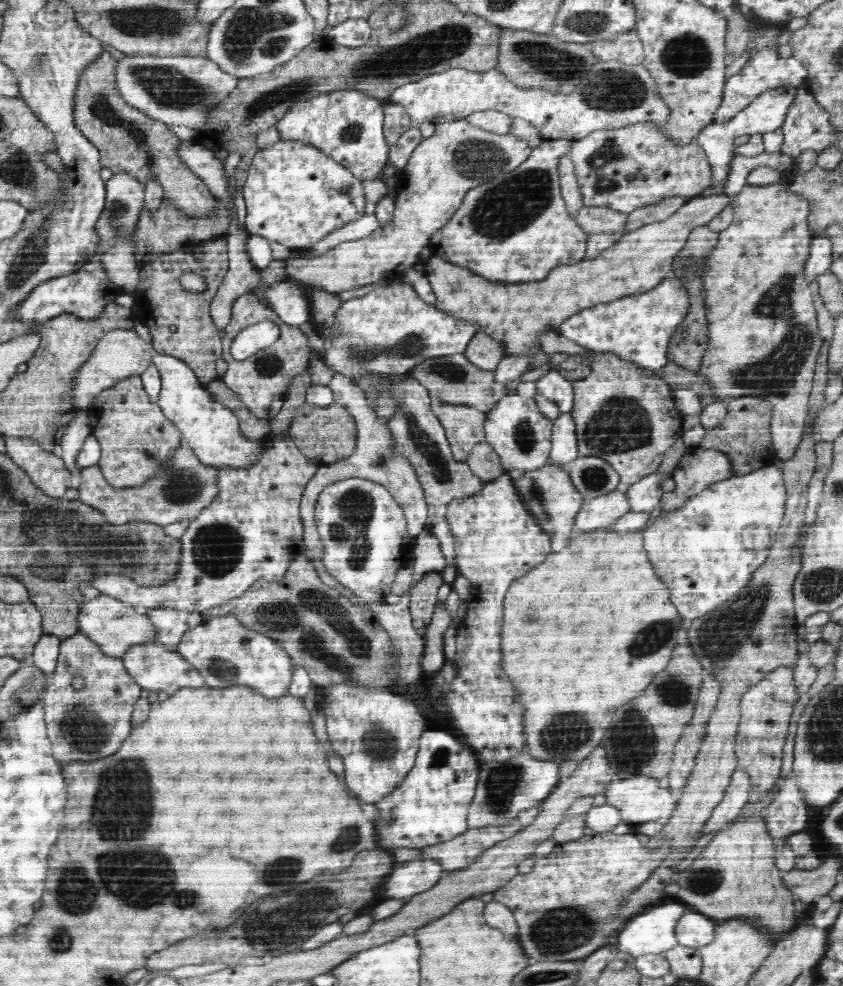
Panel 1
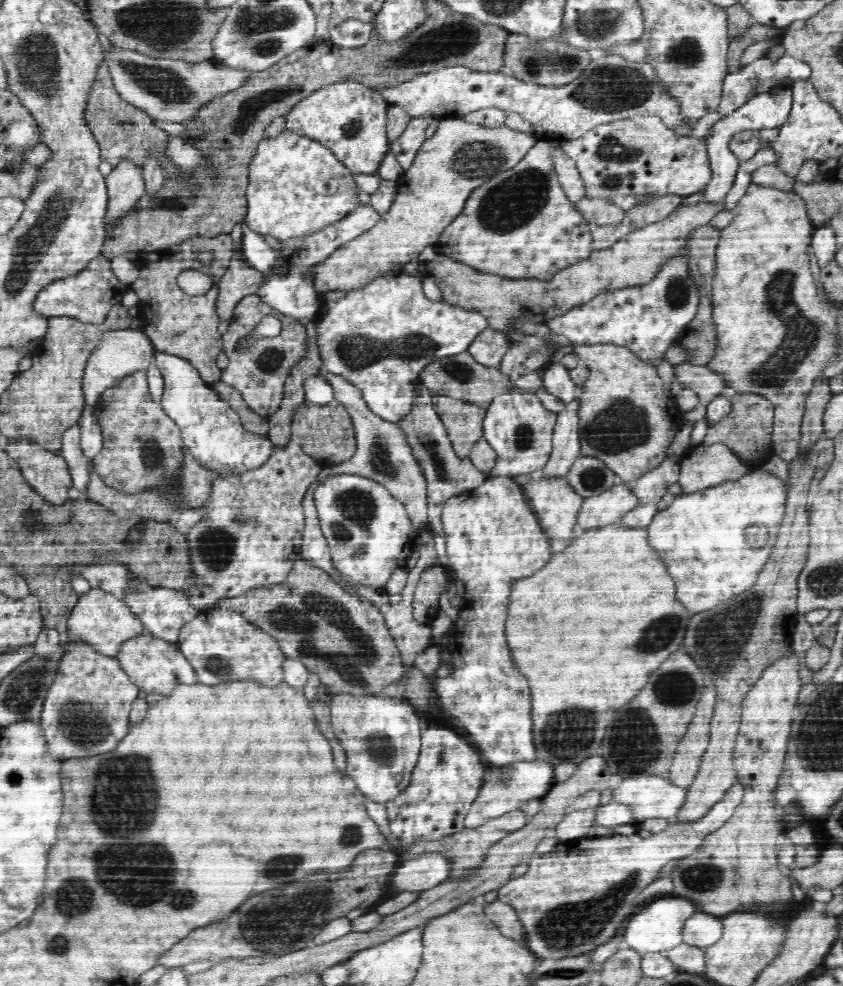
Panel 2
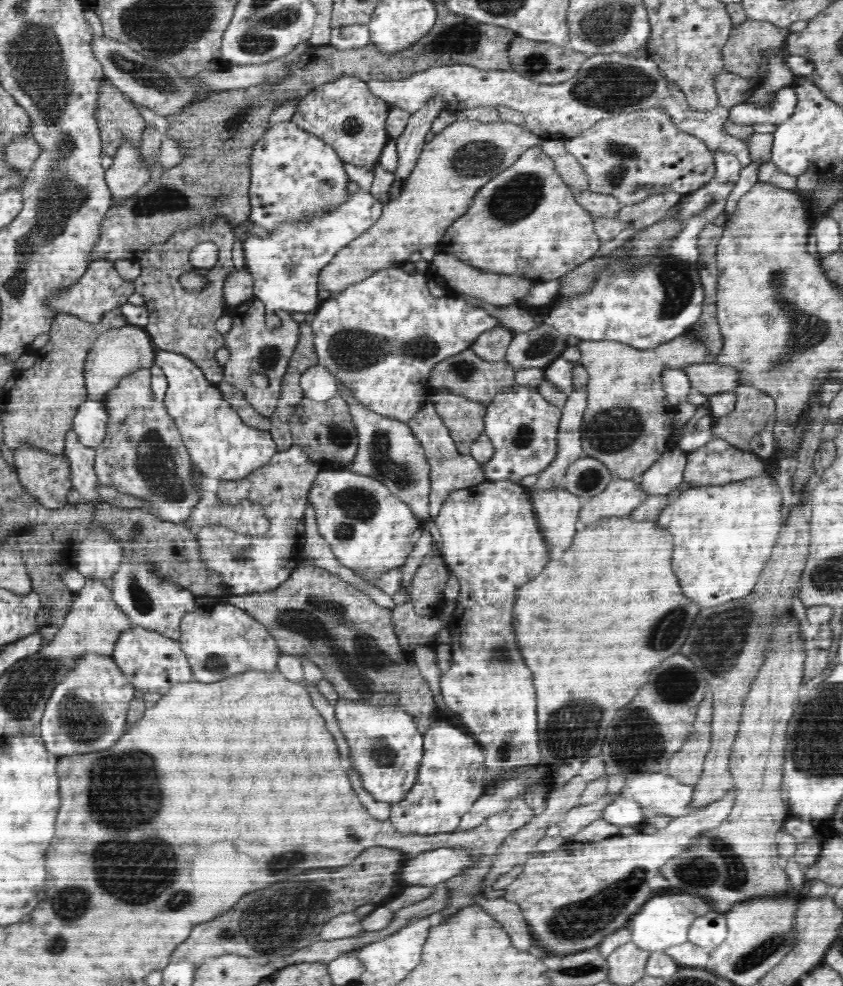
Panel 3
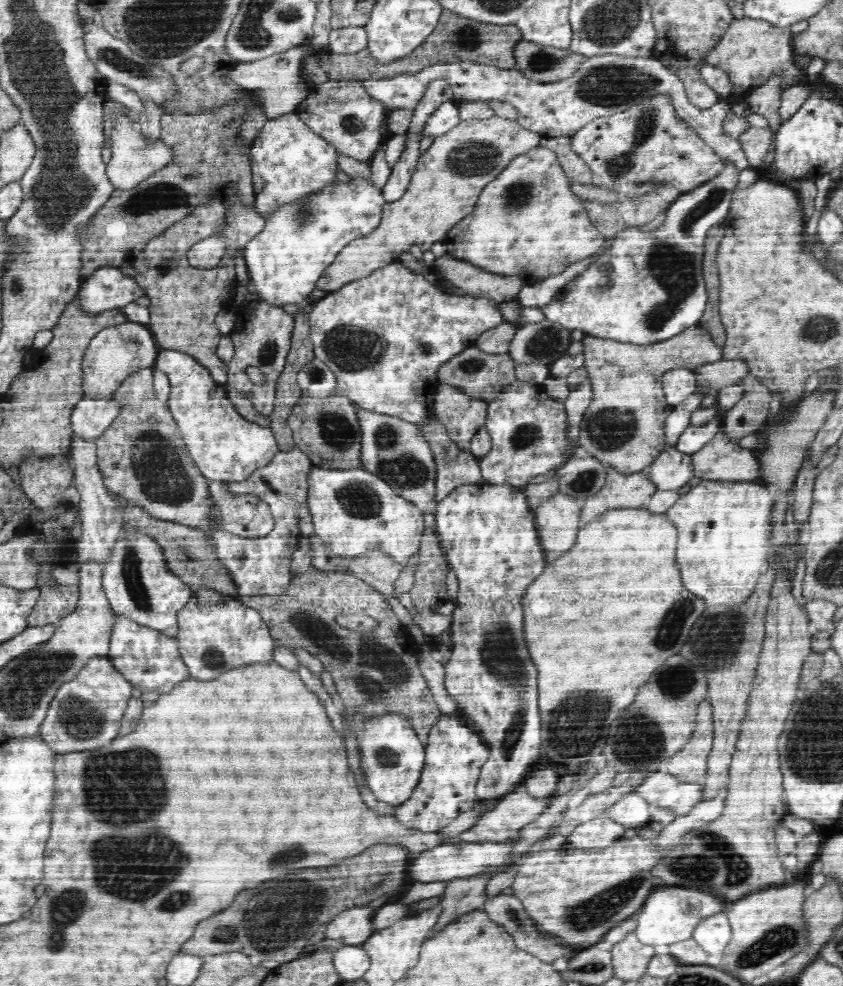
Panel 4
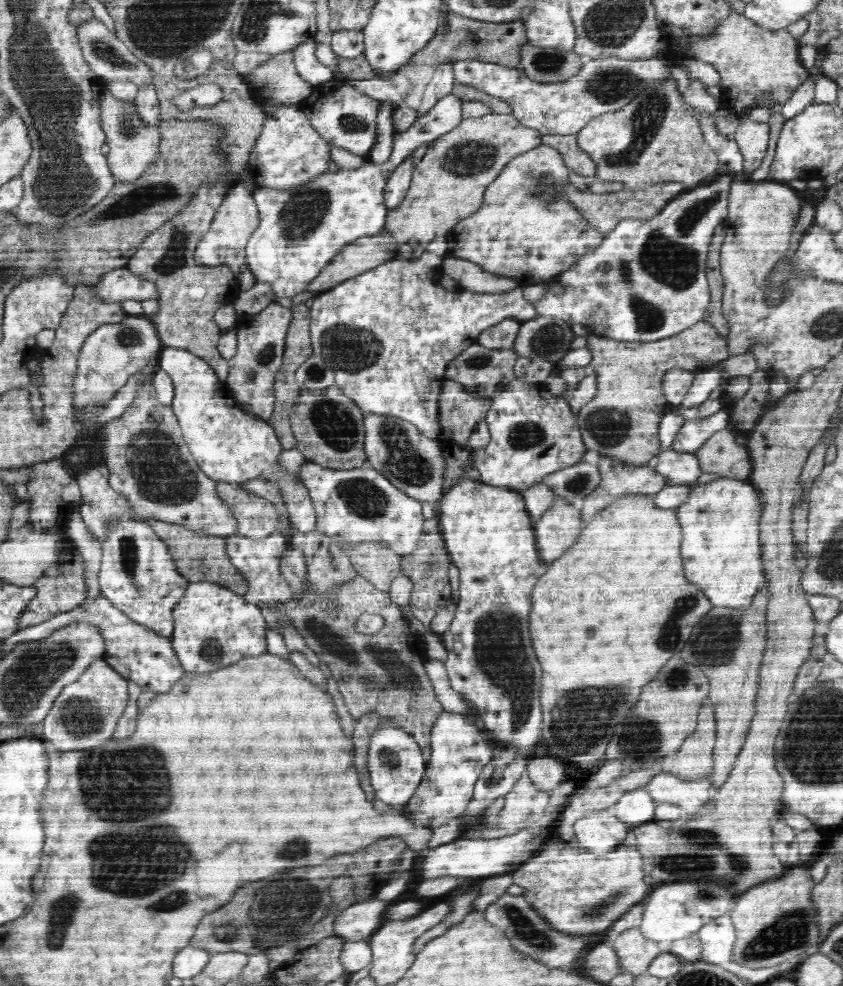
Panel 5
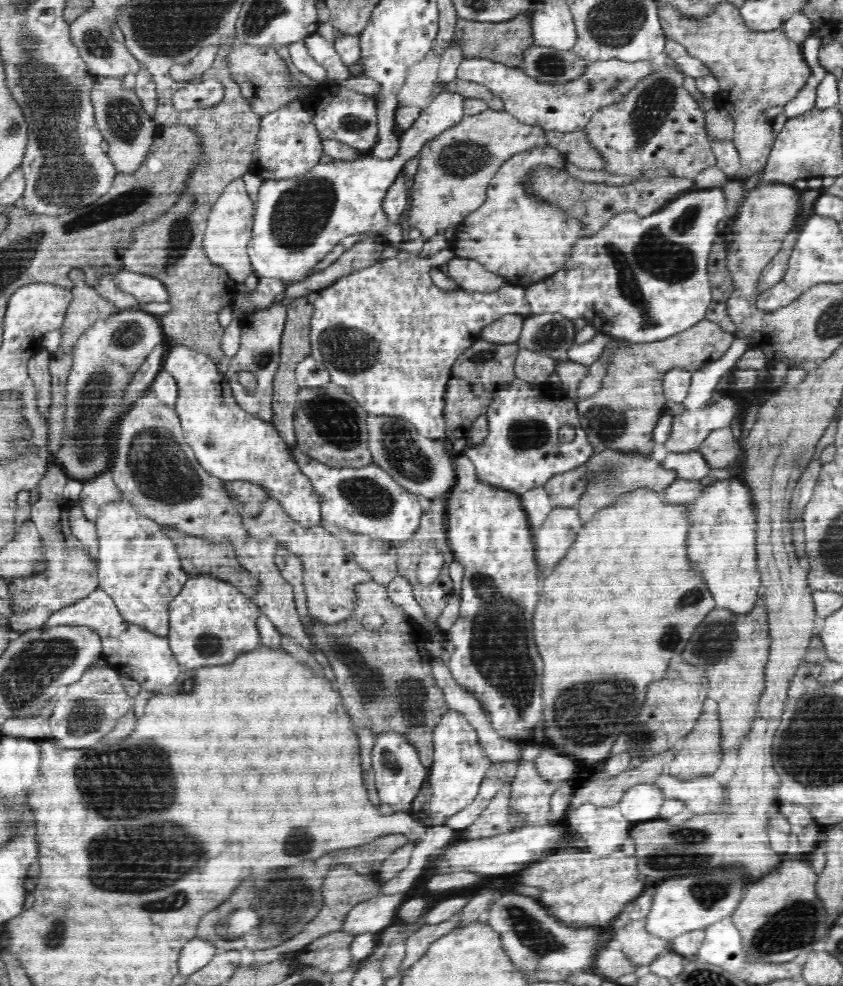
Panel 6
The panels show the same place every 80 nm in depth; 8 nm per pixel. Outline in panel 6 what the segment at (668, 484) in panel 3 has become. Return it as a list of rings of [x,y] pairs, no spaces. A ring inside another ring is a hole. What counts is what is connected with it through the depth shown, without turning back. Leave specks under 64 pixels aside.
[[[698,450],[682,453],[668,453],[661,460],[664,467],[670,467],[677,471],[678,479],[700,481],[708,476],[712,465],[706,461],[704,454]]]

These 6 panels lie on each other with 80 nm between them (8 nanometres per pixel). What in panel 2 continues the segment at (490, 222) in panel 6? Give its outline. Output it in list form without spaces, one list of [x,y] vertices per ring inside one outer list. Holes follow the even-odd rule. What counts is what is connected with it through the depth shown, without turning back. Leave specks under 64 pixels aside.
[[[538,141],[516,166],[500,171],[498,176],[474,189],[469,194],[464,212],[454,218],[454,222],[443,230],[433,244],[437,254],[455,260],[458,258],[458,262],[466,262],[484,274],[496,274],[502,278],[534,278],[539,281],[549,281],[558,272],[588,258],[594,252],[592,228],[581,211],[573,205],[572,199],[565,194],[558,180],[552,160],[552,148],[556,147],[561,147],[561,144]]]

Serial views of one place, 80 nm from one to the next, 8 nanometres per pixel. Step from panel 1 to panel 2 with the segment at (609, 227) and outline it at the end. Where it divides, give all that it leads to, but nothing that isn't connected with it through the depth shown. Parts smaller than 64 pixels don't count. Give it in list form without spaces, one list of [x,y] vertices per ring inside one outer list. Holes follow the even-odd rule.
[[[585,196],[580,202],[576,202],[576,207],[584,215],[591,228],[612,226],[612,224],[619,223],[625,214],[625,210],[616,206],[612,199],[602,200]]]

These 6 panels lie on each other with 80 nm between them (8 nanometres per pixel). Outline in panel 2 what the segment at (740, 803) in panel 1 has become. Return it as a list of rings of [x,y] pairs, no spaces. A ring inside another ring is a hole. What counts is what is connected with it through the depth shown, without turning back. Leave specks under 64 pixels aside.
[[[735,782],[720,802],[714,804],[706,817],[692,823],[674,823],[660,834],[650,838],[641,838],[637,832],[631,836],[581,837],[572,841],[561,841],[554,852],[538,855],[535,853],[526,874],[511,879],[497,890],[500,902],[509,903],[517,911],[517,915],[526,926],[526,934],[530,934],[530,950],[539,960],[562,959],[566,956],[579,956],[594,951],[596,946],[608,942],[611,937],[621,933],[626,922],[647,903],[642,891],[652,883],[654,876],[662,866],[666,866],[674,858],[684,858],[692,854],[703,839],[719,830],[732,816],[738,804],[742,802],[743,786]]]

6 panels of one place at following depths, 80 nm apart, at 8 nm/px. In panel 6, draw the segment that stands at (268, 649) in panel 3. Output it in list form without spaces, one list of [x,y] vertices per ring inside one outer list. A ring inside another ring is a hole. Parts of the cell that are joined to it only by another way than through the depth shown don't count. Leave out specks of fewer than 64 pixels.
[[[208,574],[192,575],[167,607],[170,650],[182,668],[230,663],[244,651],[254,650],[261,641],[256,626],[258,612],[258,605],[233,583]]]

